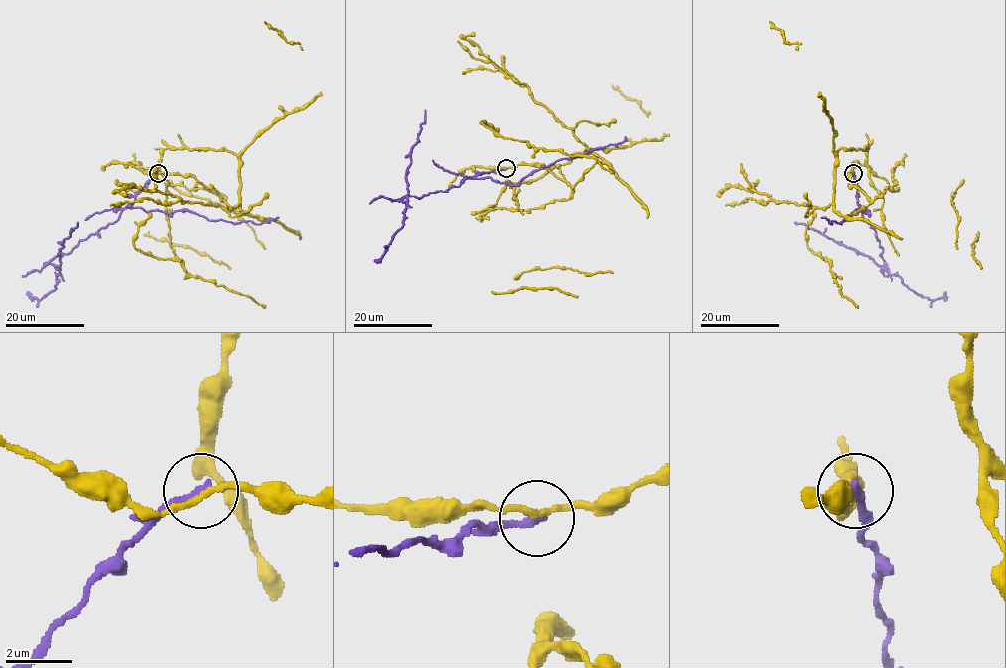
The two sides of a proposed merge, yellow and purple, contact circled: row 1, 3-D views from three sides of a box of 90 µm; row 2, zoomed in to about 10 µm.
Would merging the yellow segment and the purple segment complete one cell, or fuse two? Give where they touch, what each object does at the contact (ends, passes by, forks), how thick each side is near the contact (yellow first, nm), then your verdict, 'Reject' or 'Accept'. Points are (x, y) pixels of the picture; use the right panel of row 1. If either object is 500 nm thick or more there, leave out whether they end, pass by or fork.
Place: (853, 173). At the ring yellow passes by. At the ring purple ends. Thickness 170 nm (yellow) against 260 nm. Reject

